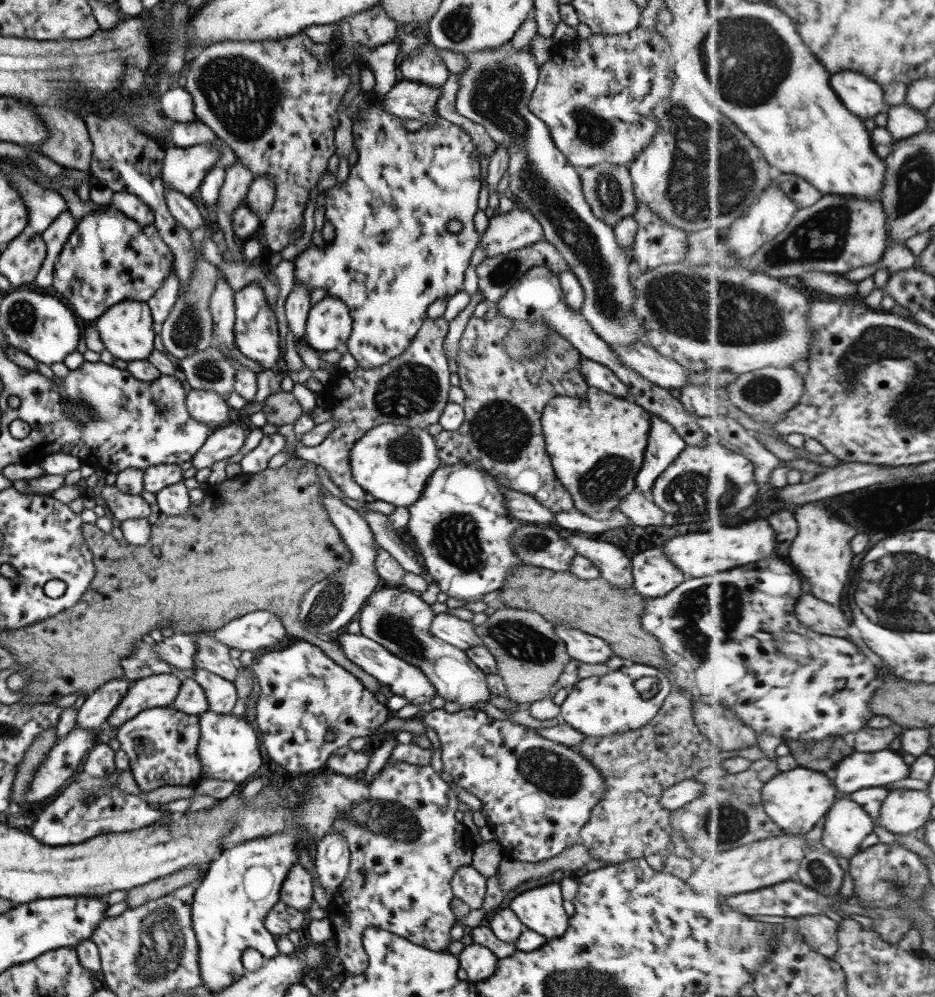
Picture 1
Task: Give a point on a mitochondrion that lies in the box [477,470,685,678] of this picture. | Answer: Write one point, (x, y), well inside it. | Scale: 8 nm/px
(524, 642)

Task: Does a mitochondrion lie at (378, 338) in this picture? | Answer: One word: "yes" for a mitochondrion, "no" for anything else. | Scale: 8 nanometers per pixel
no

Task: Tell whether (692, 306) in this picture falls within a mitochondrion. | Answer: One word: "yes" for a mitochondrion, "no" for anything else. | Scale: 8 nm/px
yes

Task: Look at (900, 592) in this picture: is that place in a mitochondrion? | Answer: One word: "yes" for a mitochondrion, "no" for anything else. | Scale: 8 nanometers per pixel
yes

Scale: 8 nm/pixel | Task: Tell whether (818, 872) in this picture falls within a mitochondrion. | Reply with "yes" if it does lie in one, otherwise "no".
yes

